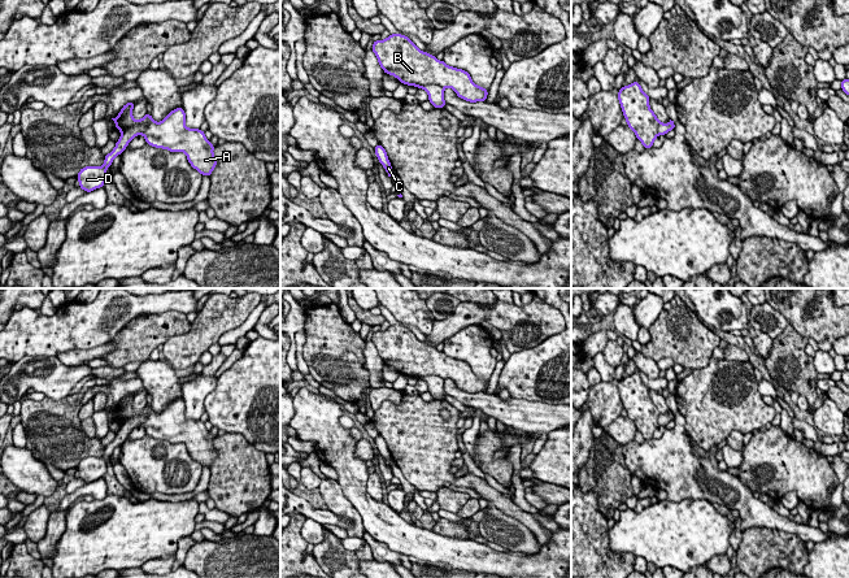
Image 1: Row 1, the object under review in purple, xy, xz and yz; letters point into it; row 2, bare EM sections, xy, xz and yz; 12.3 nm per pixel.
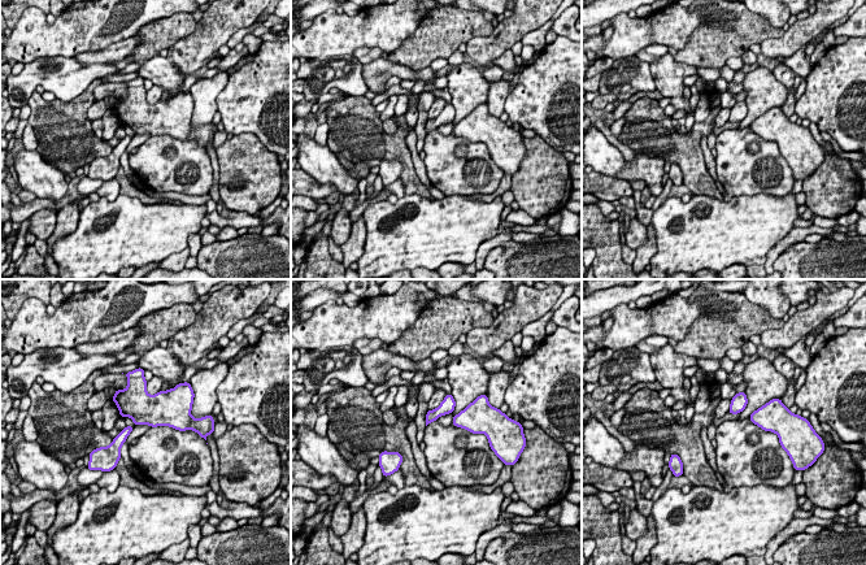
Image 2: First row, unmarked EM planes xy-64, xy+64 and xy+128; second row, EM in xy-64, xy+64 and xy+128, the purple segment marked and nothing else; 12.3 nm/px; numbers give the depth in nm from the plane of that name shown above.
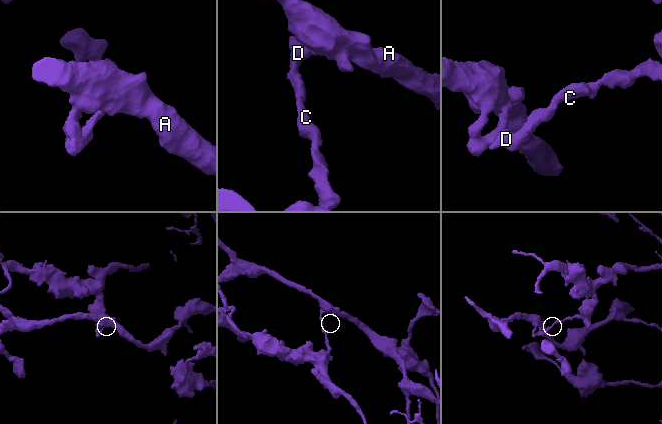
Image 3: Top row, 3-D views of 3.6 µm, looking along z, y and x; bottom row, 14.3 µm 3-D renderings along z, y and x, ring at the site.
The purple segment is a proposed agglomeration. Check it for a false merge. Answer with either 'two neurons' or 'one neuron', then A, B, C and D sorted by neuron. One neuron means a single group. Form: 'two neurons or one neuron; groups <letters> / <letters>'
two neurons; groups A B / C D

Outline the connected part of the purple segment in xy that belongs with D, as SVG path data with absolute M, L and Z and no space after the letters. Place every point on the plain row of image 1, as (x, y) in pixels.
M143 413L135 418L129 420L121 425L118 433L116 433L114 440L105 446L103 457L86 457L79 461L77 470L79 471L79 478L86 483L91 483L96 479L100 479L106 473L106 460L110 459L116 447L121 446L129 434L139 426L147 417L147 413Z

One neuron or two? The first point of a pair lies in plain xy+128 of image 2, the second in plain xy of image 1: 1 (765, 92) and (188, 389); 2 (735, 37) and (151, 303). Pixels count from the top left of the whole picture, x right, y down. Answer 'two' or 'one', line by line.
1: two
2: two

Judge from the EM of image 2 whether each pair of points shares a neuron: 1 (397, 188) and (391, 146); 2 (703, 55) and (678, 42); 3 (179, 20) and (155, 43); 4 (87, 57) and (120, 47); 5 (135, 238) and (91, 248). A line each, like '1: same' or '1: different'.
1: different
2: different
3: same
4: same
5: same

